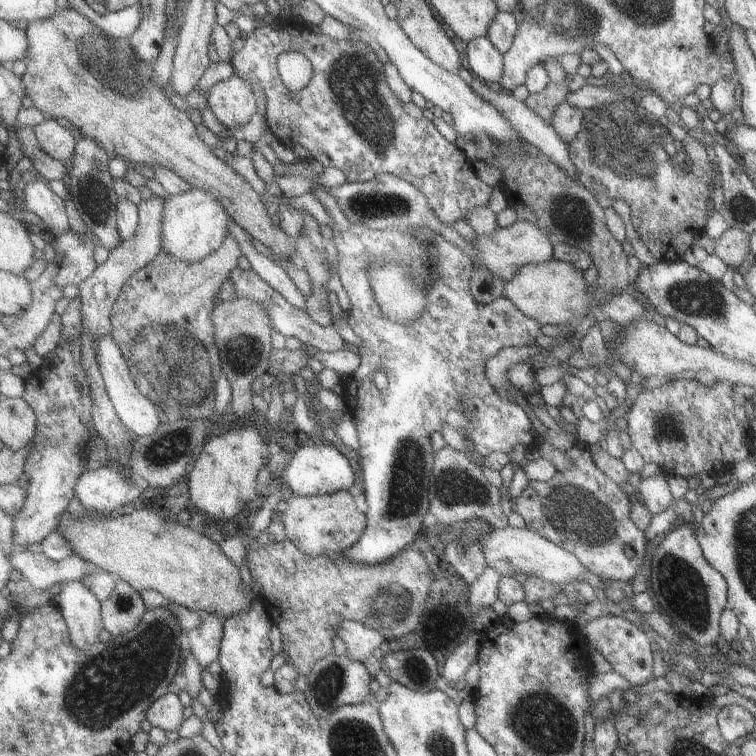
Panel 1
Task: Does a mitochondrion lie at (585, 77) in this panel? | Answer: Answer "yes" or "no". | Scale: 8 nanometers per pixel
no

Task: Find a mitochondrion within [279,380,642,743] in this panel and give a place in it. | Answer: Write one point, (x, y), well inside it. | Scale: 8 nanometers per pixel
(576, 513)

